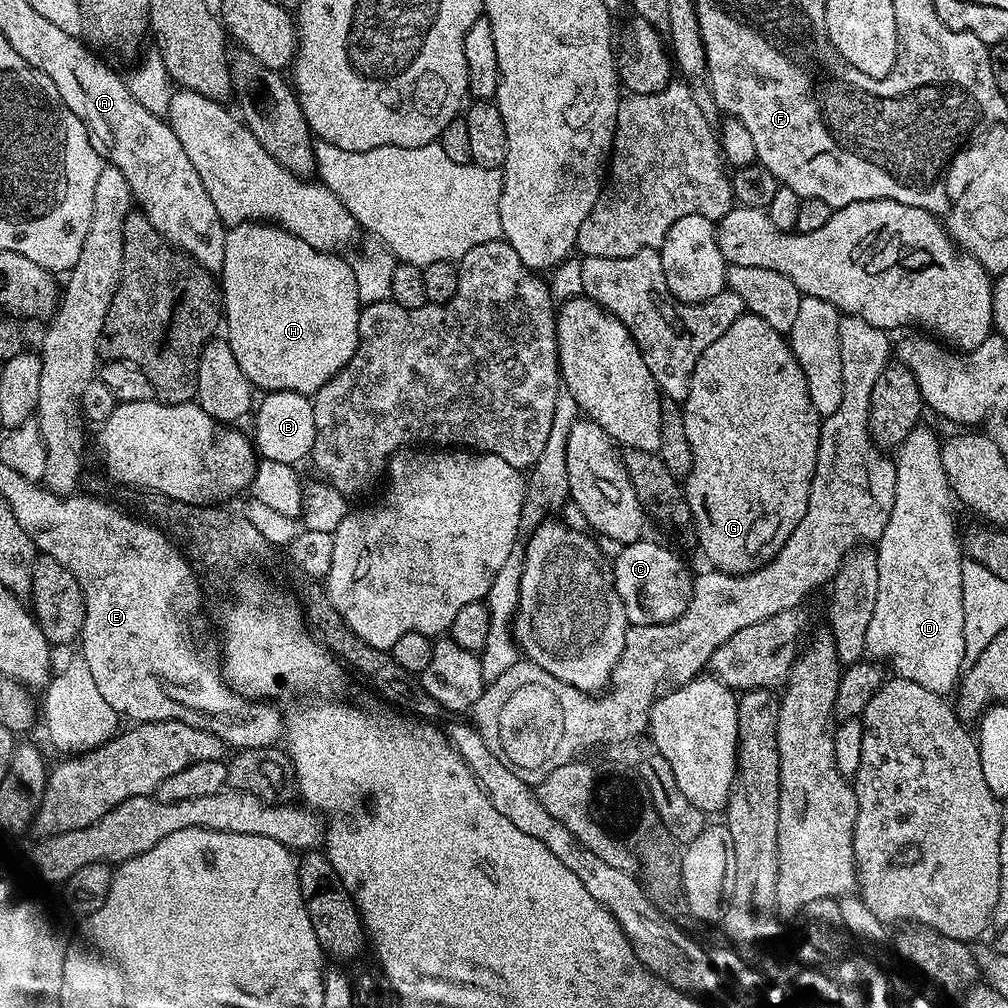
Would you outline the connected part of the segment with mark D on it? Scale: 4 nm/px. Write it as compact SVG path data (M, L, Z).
M917 426L910 430L910 434L906 434L906 438L900 443L900 447L895 449L894 463L896 466L896 489L894 490L894 506L890 510L890 522L886 522L886 530L882 530L879 540L875 541L874 551L876 553L876 561L878 562L878 598L874 598L874 614L870 614L870 626L866 626L866 642L864 643L864 651L873 661L883 662L889 669L893 668L897 677L909 680L910 682L918 682L918 686L926 686L926 690L934 690L941 694L948 694L948 691L957 687L958 681L962 675L962 669L965 667L964 652L963 652L963 596L962 596L962 544L958 539L958 532L956 536L956 524L952 521L952 504L954 505L953 492L951 486L948 485L946 472L942 466L941 437L936 437L930 429L925 426Z

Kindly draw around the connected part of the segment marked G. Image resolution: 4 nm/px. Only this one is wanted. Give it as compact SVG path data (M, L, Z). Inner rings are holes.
M751 314L739 316L715 342L710 342L706 350L702 350L702 358L694 366L694 374L690 382L688 397L682 401L684 409L684 425L686 438L690 442L692 451L692 469L688 471L682 487L684 497L690 506L692 515L691 527L696 528L696 540L709 560L711 567L717 572L726 572L730 576L743 576L745 572L752 572L761 564L768 563L773 556L782 550L786 538L794 534L794 526L802 522L806 514L806 506L810 498L810 486L814 478L814 470L818 462L818 442L820 441L820 425L822 418L814 410L814 402L810 402L810 390L806 390L806 374L802 374L802 366L798 366L798 358L794 358L792 345L786 339L785 333L774 330L770 322Z

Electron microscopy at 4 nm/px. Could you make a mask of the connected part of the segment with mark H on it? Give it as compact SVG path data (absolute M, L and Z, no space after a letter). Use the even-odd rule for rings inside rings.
M245 220L243 224L231 225L225 231L224 257L218 273L218 287L222 293L222 324L225 329L228 327L226 339L230 350L234 352L234 359L238 362L242 374L246 374L246 378L252 384L253 389L264 394L278 390L294 390L298 394L311 397L353 357L358 342L357 318L360 317L362 301L356 285L355 267L351 263L347 264L343 260L344 258L340 254L314 250L314 246L310 246L310 242L302 242L302 238L290 234L284 228L279 228L277 224Z

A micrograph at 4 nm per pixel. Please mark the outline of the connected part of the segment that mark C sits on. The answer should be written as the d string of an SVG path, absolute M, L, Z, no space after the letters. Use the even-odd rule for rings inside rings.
M641 538L633 544L625 544L619 549L620 552L614 556L612 564L612 579L616 582L616 593L622 602L626 612L629 625L632 626L654 626L655 624L665 624L671 620L677 620L686 610L688 599L692 596L693 577L688 576L684 569L684 564L668 548L663 548L660 544L655 544L649 538Z

